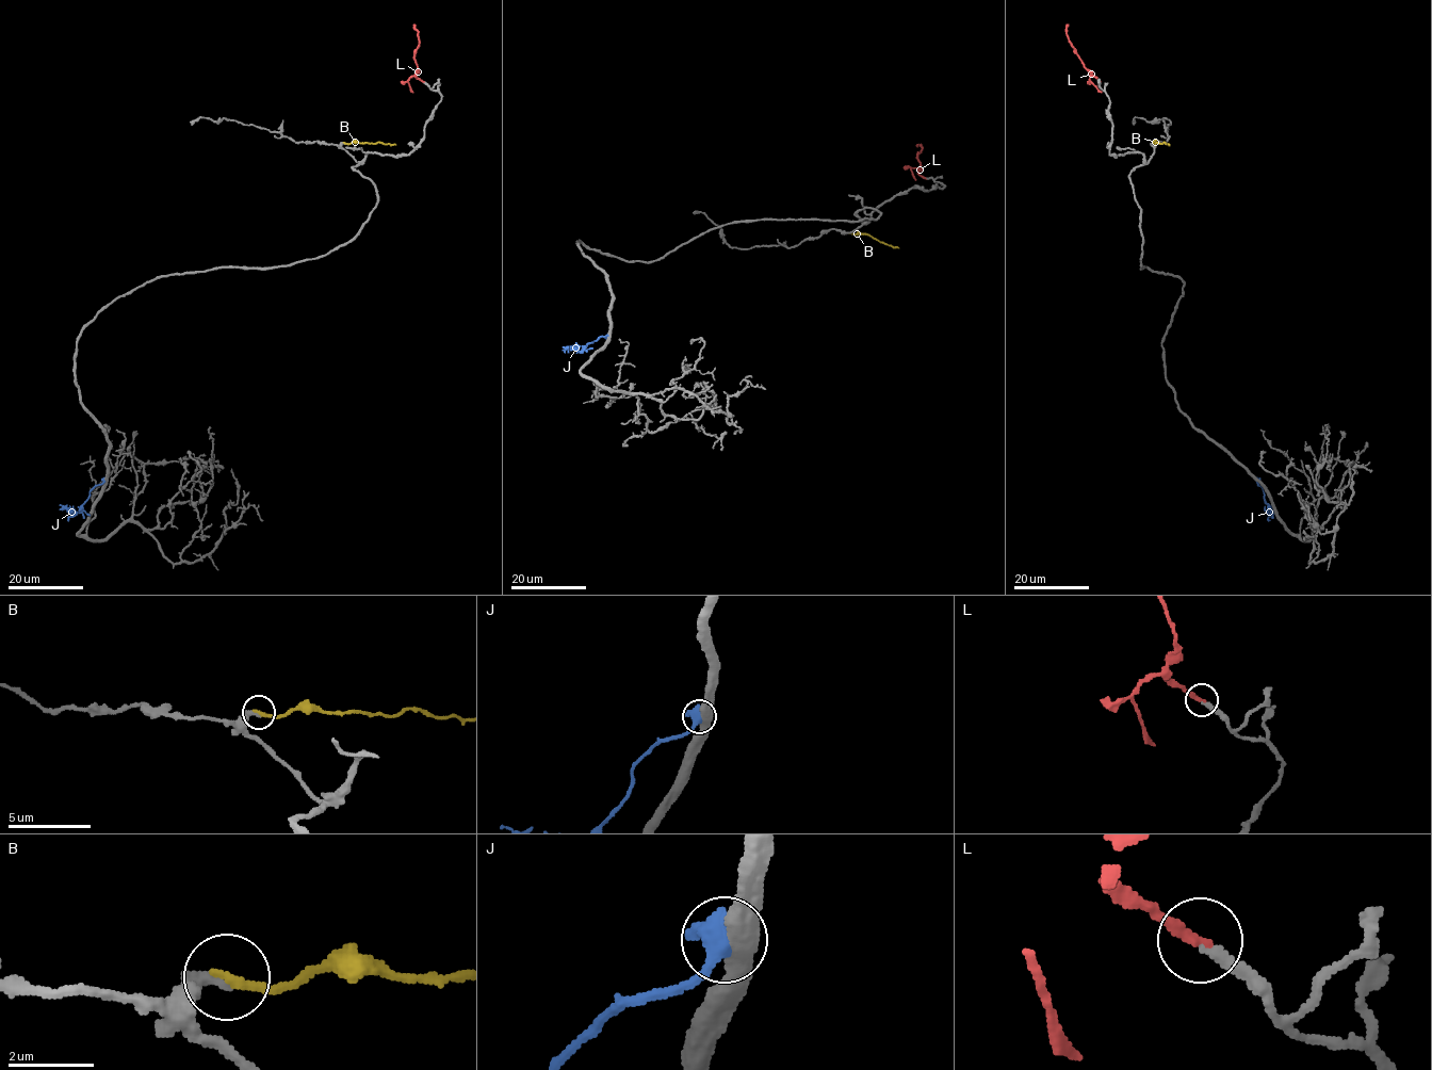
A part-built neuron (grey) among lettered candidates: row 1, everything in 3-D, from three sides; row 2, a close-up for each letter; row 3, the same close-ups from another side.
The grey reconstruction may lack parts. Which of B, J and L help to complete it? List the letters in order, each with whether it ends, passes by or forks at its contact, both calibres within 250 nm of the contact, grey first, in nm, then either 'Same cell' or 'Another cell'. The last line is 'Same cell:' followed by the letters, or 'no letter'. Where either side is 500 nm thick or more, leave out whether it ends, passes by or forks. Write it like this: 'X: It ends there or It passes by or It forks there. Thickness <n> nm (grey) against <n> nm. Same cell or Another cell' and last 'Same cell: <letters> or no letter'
B: It ends there. Thickness 280 nm (grey) against 220 nm. Another cell
J: Thickness 480 nm (grey) against 600 nm. Another cell
L: It ends there. Thickness 240 nm (grey) against 280 nm. Same cell
Same cell: L

